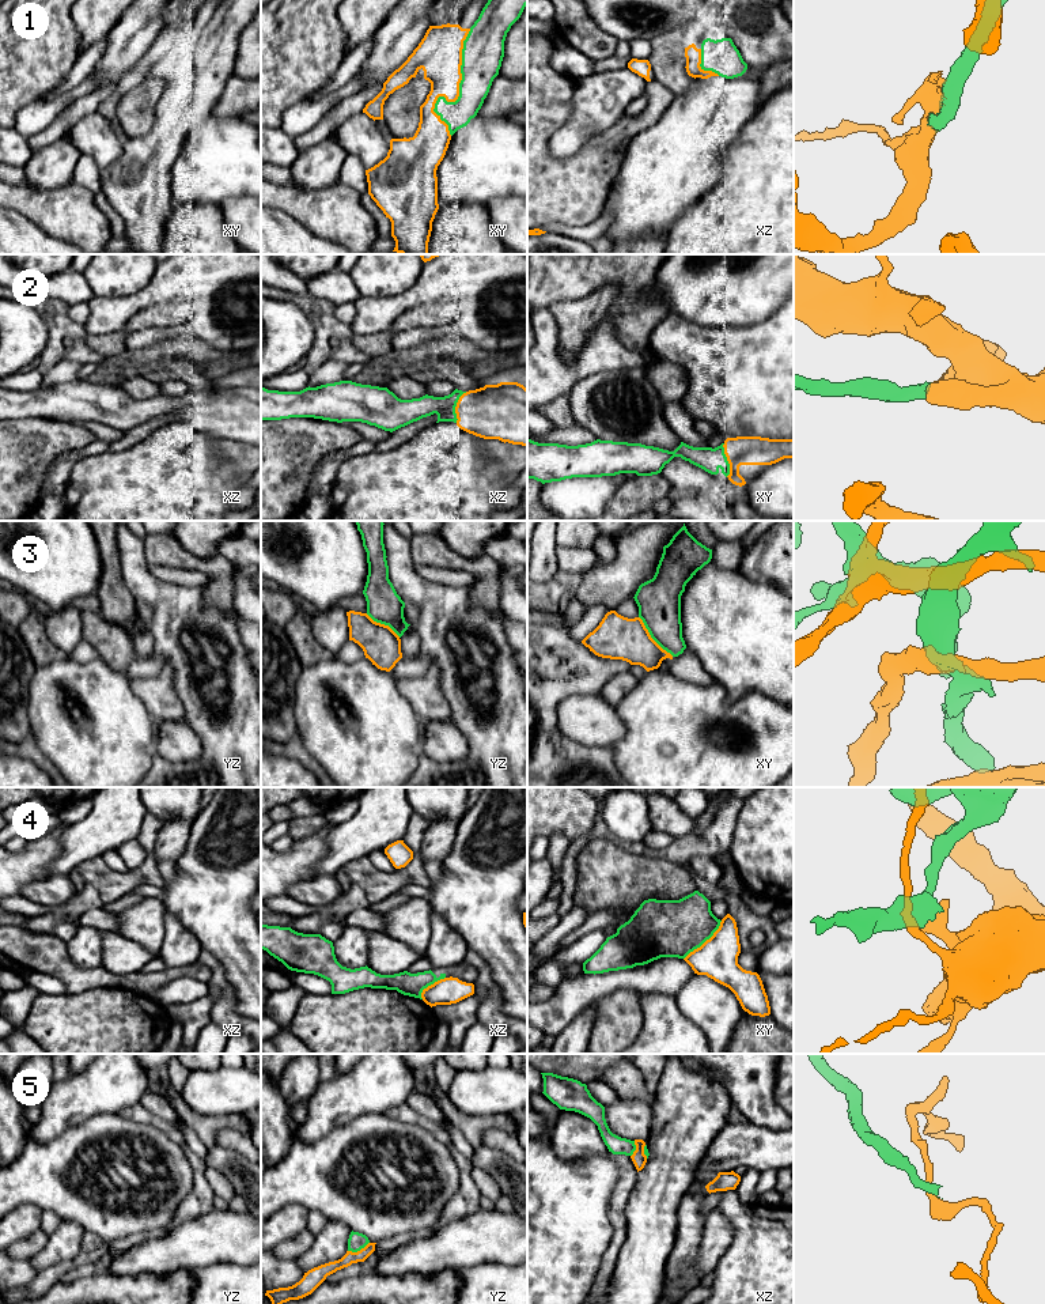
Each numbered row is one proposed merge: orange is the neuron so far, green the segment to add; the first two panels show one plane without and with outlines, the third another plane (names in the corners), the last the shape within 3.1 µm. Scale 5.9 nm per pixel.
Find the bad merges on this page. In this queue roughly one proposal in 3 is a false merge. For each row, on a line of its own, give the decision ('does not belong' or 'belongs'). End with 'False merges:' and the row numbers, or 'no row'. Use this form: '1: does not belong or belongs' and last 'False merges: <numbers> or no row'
1: belongs
2: belongs
3: belongs
4: does not belong
5: does not belong
False merges: 4, 5

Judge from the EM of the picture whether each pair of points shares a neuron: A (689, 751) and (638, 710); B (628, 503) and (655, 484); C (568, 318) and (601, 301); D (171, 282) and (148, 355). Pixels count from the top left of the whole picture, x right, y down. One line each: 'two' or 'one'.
A: one
B: one
C: one
D: two

